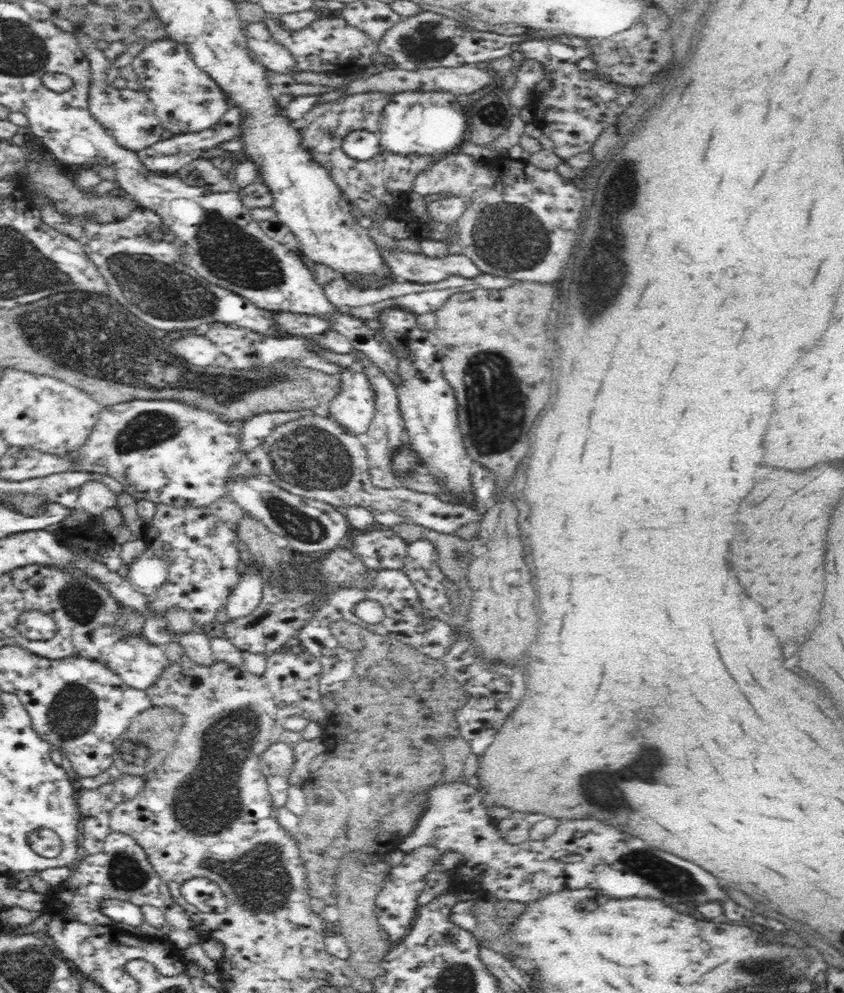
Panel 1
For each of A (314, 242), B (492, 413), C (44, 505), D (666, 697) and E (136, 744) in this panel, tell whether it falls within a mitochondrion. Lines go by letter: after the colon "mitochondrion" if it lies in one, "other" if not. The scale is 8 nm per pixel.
A: other
B: mitochondrion
C: other
D: other
E: other

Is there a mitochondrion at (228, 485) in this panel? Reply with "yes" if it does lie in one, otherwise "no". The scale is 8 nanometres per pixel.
no

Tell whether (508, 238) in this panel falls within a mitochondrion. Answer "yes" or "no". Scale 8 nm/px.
yes

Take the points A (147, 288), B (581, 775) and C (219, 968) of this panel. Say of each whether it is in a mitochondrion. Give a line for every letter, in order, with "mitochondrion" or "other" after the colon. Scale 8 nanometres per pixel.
A: mitochondrion
B: mitochondrion
C: other

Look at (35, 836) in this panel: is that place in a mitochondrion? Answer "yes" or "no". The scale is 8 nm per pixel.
no

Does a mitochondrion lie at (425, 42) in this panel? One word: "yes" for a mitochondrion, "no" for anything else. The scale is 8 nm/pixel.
yes

